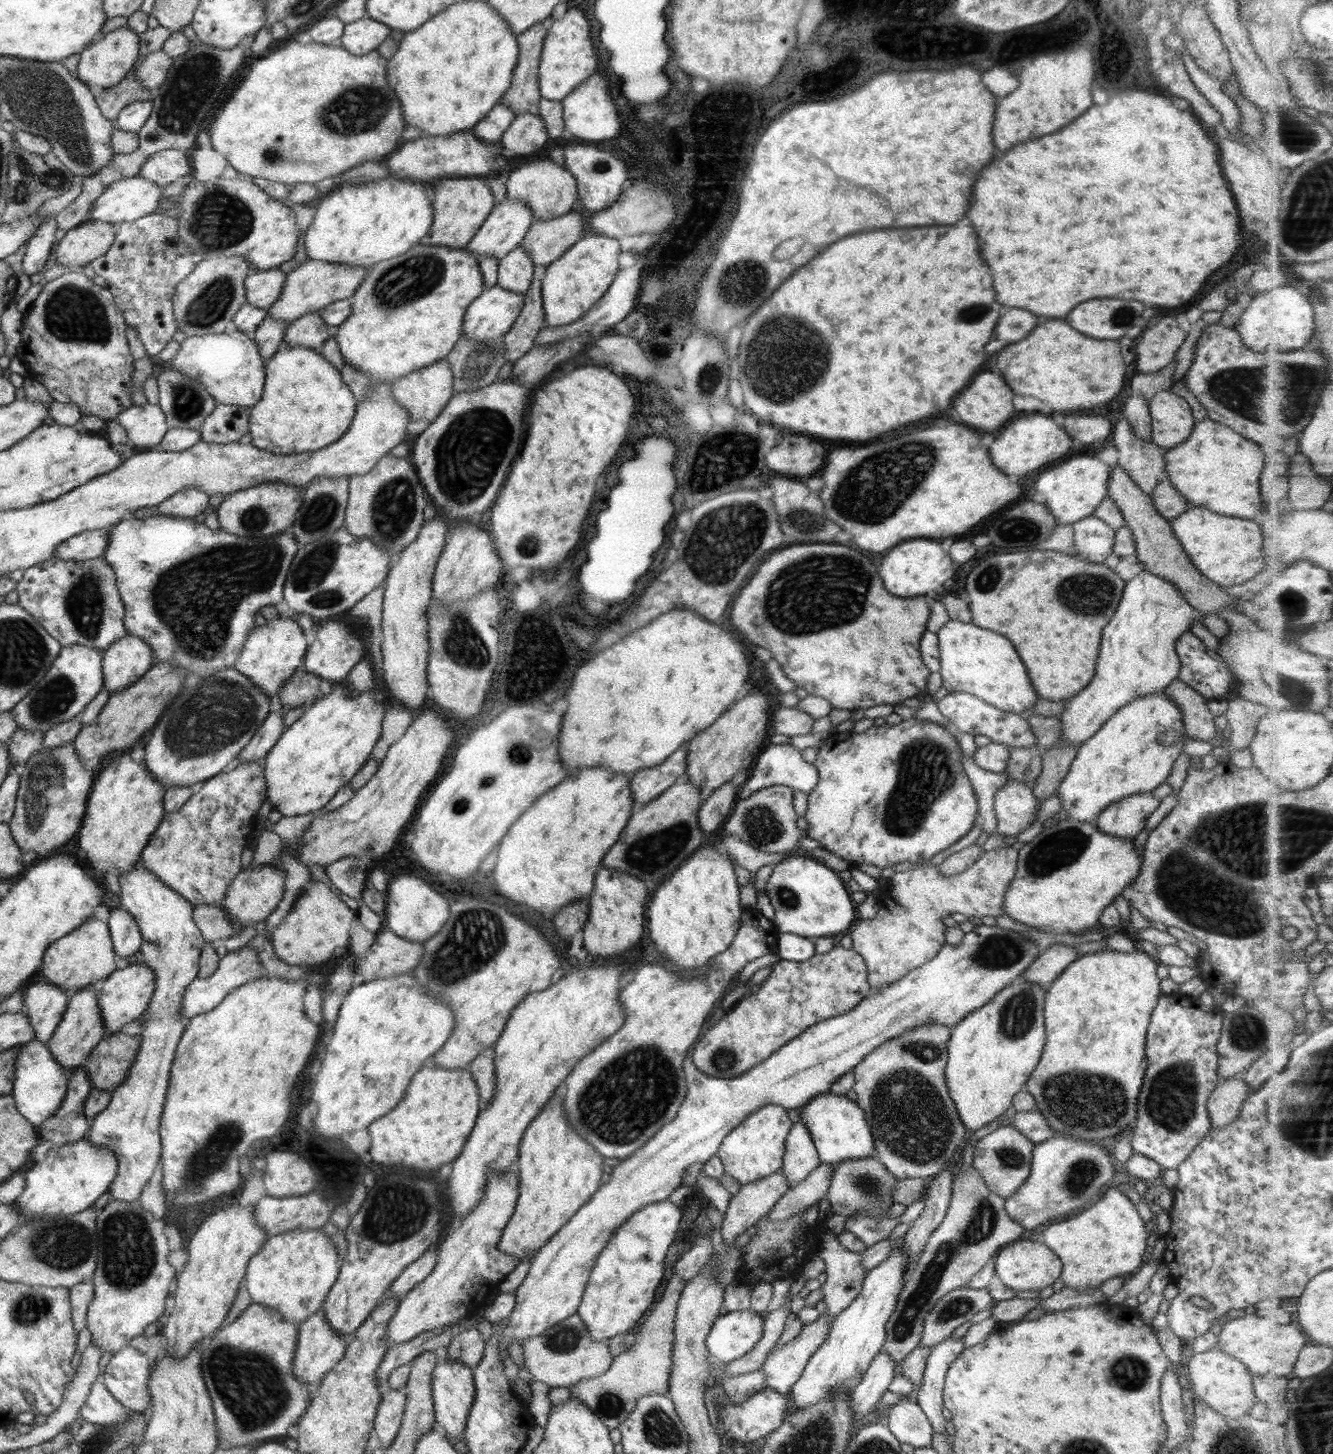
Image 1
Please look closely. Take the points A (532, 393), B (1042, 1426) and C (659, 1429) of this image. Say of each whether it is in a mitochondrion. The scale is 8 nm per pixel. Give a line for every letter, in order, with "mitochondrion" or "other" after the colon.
A: other
B: other
C: mitochondrion

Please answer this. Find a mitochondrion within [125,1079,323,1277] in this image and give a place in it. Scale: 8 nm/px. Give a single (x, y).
(212, 1159)

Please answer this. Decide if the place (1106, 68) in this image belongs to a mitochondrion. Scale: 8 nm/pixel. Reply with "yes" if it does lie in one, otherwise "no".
no

